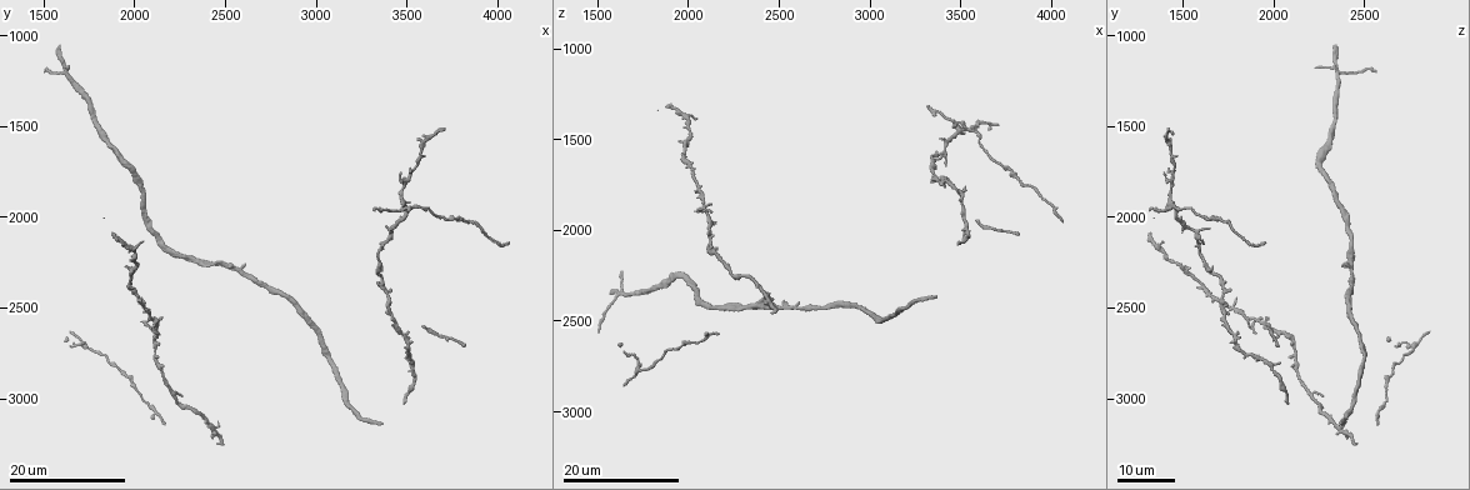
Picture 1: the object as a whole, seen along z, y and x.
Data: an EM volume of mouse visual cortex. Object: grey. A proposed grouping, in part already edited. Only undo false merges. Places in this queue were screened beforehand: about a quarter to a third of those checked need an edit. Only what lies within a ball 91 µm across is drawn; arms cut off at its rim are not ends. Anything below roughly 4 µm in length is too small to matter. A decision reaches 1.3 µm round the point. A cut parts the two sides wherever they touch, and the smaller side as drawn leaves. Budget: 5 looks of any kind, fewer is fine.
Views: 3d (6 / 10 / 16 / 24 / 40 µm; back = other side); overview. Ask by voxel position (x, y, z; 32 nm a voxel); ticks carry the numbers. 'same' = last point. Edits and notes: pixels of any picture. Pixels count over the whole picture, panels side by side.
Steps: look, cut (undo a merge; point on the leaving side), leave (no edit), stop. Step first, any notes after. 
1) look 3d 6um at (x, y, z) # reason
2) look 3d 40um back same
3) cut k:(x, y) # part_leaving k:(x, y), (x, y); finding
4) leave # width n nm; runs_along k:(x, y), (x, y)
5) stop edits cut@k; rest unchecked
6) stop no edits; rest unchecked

look 3d 24um at (2080, 2560, 1880) # four arms meet

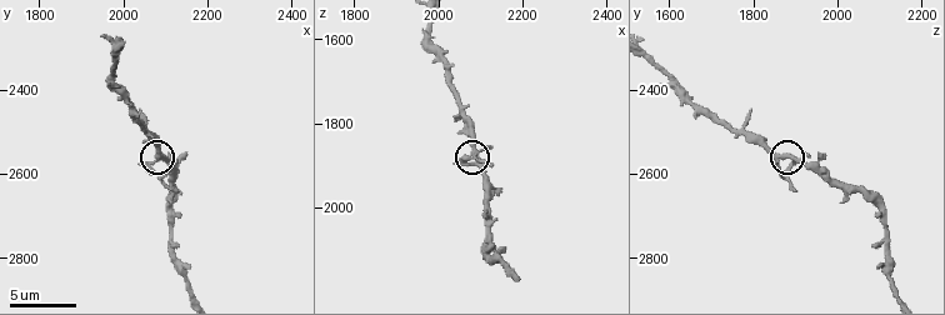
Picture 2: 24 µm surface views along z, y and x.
look 3d 10um at (2075, 2565, 1890) # zoom in

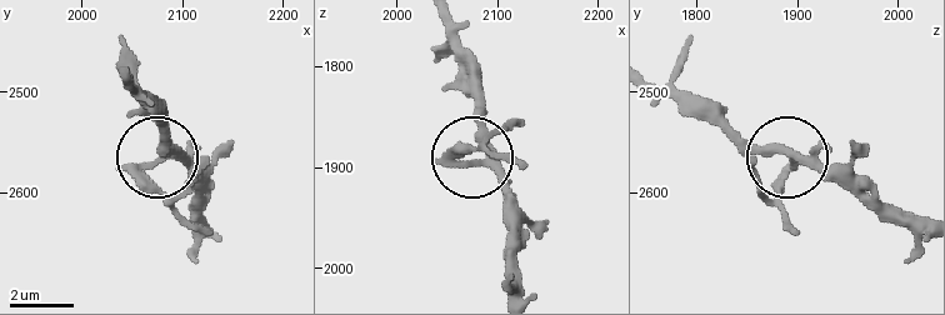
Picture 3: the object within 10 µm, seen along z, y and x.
leave # width 260 nm; one neuron here

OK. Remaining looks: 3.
look 3d 24um at (2240, 2200, 2400)

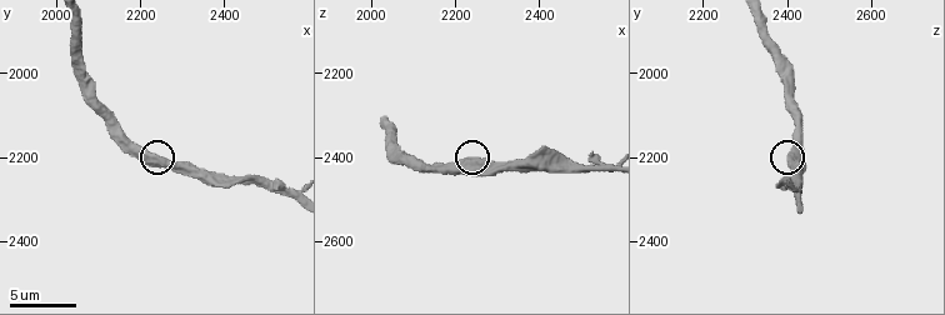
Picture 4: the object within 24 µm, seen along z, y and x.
look 3d 10um at (2235, 2215, 2405) # closer look

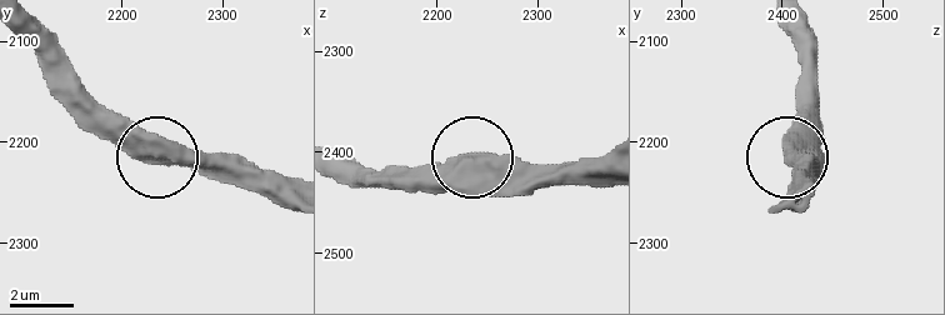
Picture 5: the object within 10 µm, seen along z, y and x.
leave # width 750 nm; continuous, no second neuron

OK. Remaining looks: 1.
stop no edits; rest unchecked

